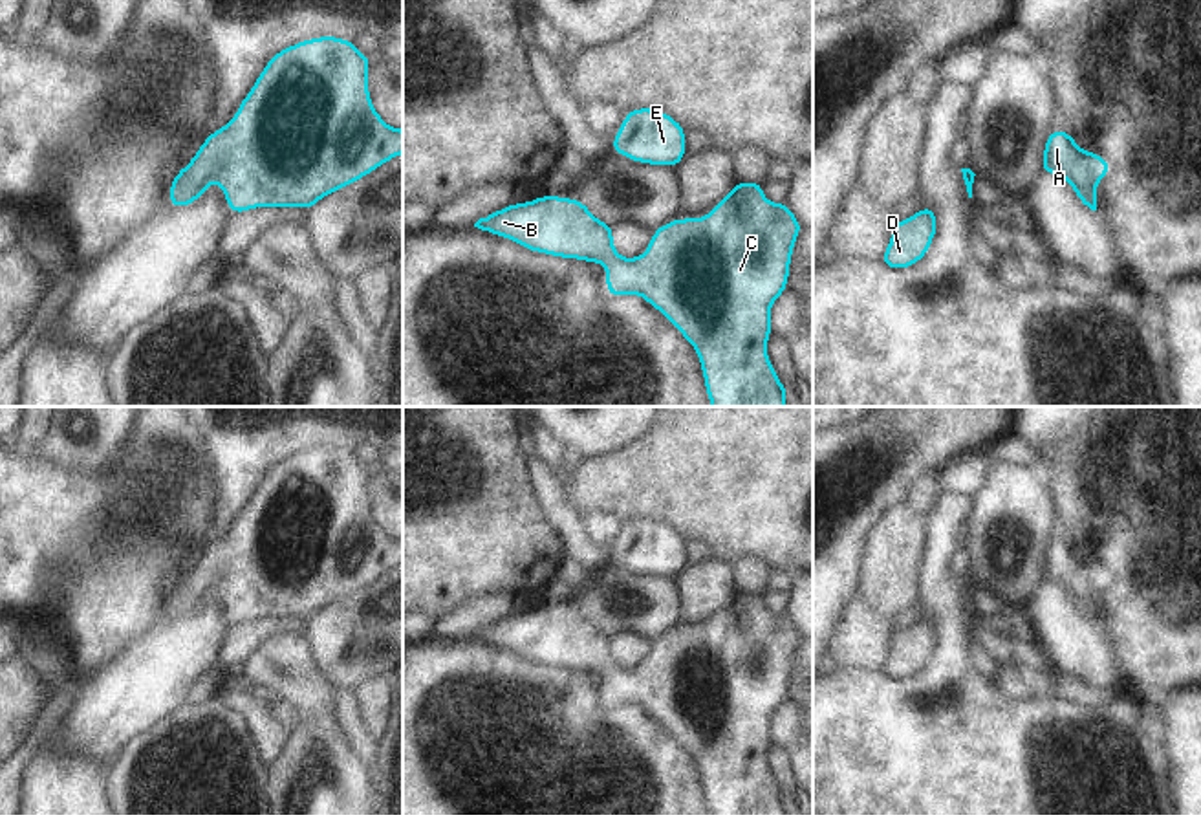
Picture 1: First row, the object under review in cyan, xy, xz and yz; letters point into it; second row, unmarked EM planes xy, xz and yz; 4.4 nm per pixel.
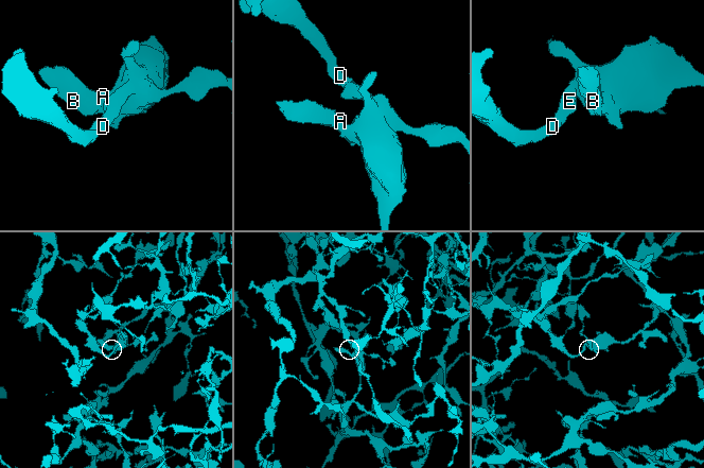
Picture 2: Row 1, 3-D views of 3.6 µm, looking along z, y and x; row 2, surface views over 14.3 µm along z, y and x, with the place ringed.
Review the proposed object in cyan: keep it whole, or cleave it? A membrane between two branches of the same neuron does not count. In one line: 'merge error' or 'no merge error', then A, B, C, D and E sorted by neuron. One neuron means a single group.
no merge error; A B C D E

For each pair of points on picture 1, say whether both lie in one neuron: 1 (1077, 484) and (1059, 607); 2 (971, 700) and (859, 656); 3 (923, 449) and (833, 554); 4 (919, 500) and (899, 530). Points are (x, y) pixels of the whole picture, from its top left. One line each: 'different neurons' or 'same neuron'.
1: different neurons
2: different neurons
3: same neuron
4: different neurons

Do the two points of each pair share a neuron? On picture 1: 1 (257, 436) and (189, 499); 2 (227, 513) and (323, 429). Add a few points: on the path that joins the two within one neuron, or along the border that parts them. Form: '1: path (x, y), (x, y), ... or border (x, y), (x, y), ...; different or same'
1: border (204, 433), (218, 486), (216, 517); different
2: path (237, 484), (293, 429); same

